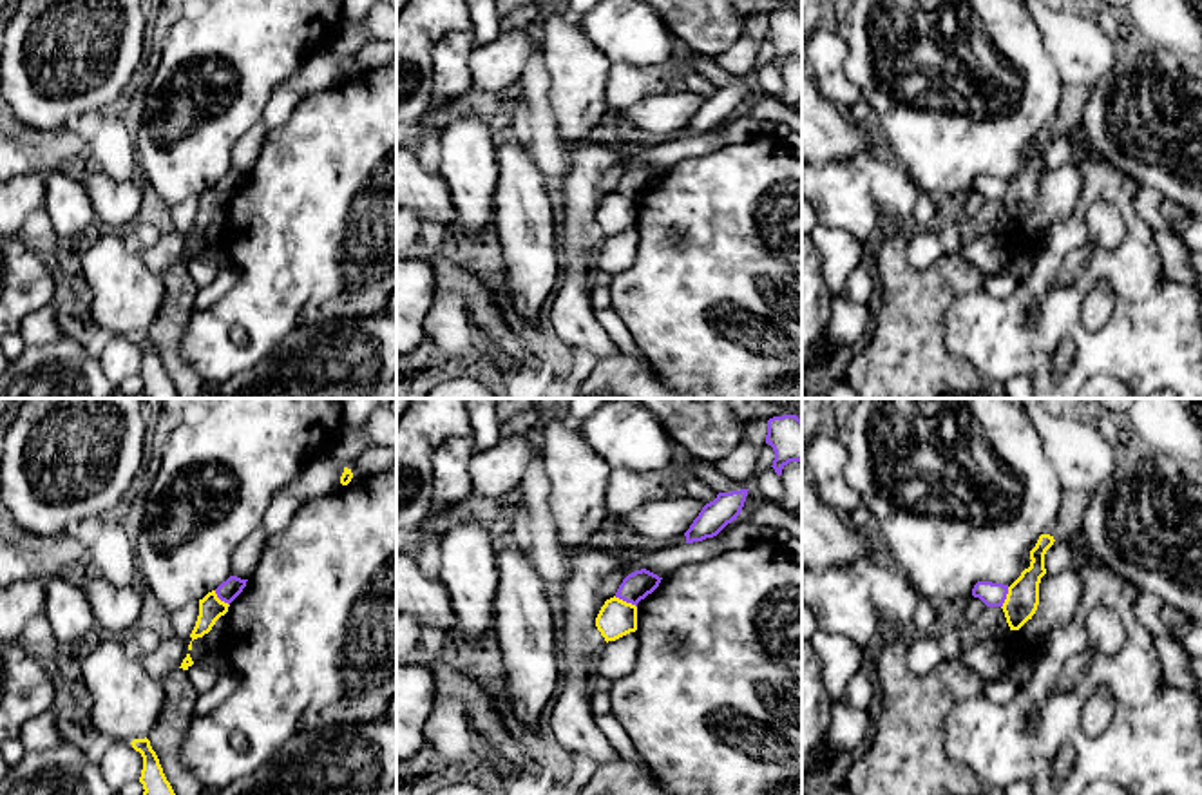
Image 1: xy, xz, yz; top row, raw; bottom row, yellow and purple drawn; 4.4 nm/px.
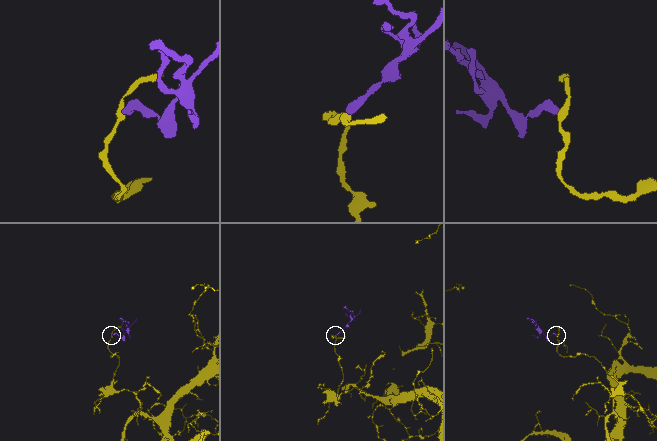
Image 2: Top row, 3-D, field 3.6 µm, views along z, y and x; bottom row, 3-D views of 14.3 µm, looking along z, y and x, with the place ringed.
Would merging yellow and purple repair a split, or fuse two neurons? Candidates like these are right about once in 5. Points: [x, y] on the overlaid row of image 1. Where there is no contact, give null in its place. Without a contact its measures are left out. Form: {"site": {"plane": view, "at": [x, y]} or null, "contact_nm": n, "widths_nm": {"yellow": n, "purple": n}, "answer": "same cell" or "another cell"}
{"site": {"plane": "xz", "at": [625, 602]}, "contact_nm": 120, "widths_nm": {"yellow": 160, "purple": 120}, "answer": "another cell"}

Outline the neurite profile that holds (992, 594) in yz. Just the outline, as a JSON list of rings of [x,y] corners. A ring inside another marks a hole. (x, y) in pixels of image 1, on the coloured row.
[[[978,581],[972,589],[972,596],[979,598],[987,607],[1003,607],[1008,594],[1008,585]]]

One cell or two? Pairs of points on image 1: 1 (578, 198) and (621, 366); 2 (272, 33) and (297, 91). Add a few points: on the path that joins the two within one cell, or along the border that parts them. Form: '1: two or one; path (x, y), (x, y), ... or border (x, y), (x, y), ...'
1: two; border (620, 350), (598, 359)
2: two; border (321, 47), (276, 89), (265, 111)

